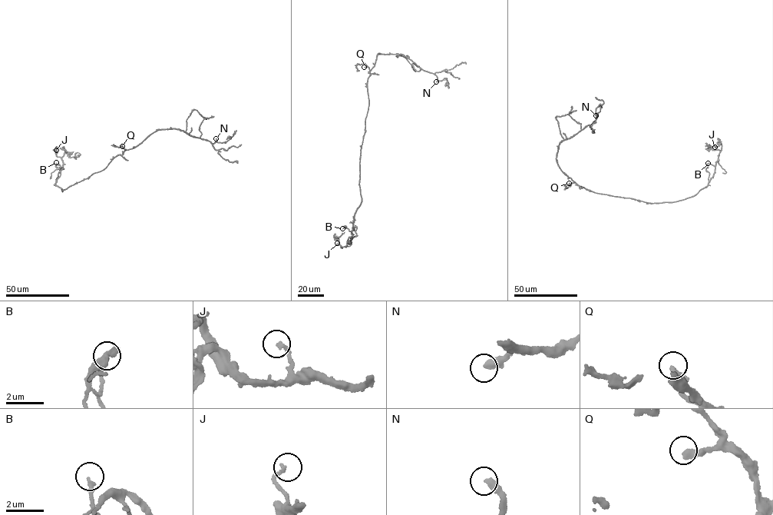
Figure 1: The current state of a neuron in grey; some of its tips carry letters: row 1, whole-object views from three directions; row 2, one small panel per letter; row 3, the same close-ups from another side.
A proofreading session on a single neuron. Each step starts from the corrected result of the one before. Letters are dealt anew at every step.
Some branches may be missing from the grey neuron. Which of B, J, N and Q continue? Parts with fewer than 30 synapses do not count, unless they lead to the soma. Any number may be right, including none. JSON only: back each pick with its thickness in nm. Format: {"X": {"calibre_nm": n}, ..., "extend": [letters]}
{"N": {"calibre_nm": 380}, "extend": ["N"]}

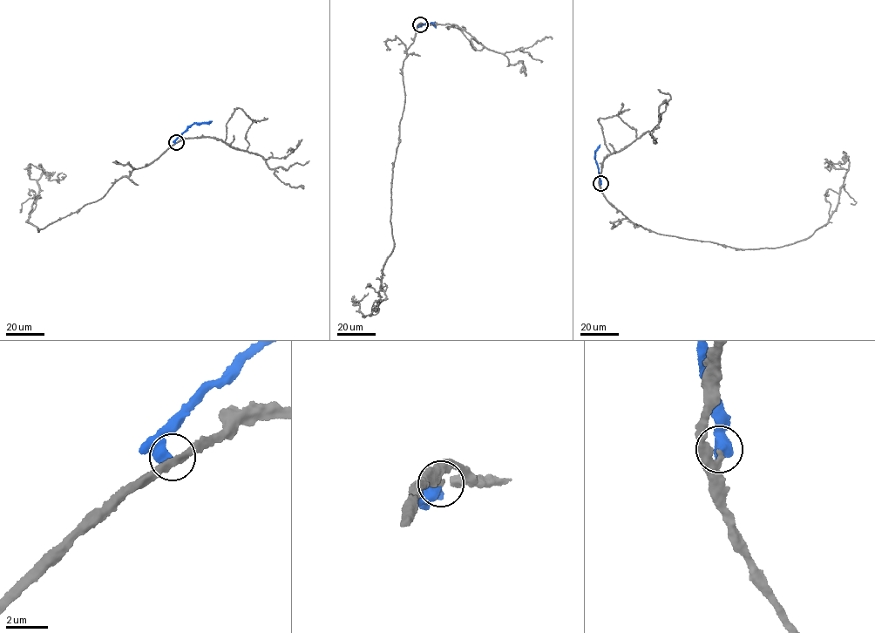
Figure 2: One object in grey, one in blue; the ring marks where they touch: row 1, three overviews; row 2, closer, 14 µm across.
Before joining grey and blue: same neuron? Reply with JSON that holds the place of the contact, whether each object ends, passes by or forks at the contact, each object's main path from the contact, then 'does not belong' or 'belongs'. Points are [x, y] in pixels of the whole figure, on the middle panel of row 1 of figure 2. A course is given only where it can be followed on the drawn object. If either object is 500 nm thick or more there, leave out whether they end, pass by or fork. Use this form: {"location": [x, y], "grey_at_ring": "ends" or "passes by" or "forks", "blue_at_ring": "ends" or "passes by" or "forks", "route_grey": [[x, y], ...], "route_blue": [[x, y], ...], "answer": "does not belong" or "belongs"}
{"location": [420, 24], "grey_at_ring": "ends", "blue_at_ring": "ends", "route_grey": [[420, 24], [403, 68], [404, 104], [391, 186], [394, 245], [370, 315], [386, 296], [383, 286]], "route_blue": [[420, 24], [417, 26], [431, 23], [436, 28]], "answer": "does not belong"}

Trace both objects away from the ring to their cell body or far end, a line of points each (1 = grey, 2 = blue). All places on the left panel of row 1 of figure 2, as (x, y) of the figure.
1: (175, 143), (99, 200), (37, 232), (28, 221), (37, 180), (44, 173), (58, 181), (63, 173)
2: (175, 142), (176, 138), (193, 124), (212, 121)

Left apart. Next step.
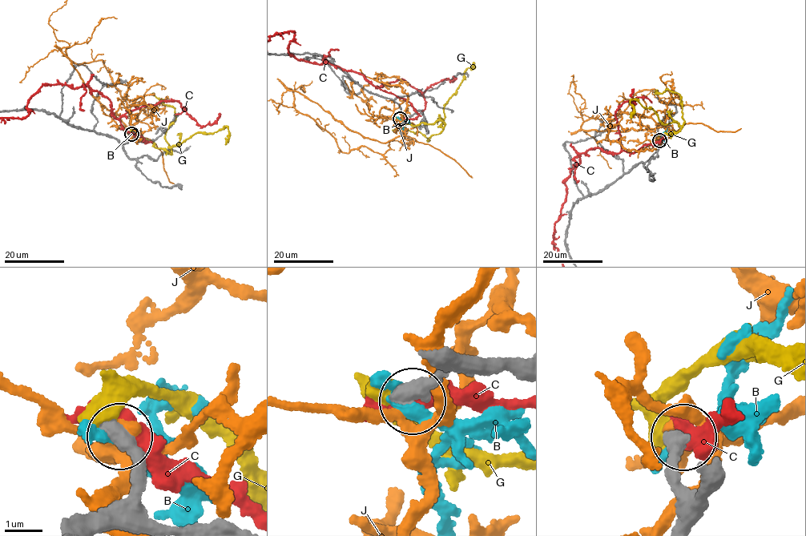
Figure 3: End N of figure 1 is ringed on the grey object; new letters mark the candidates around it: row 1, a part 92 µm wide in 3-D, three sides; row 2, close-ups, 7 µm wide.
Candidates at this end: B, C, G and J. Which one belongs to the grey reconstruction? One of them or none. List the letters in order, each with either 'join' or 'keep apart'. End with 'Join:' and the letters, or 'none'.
B: keep apart
C: keep apart
G: keep apart
J: keep apart
Join: none

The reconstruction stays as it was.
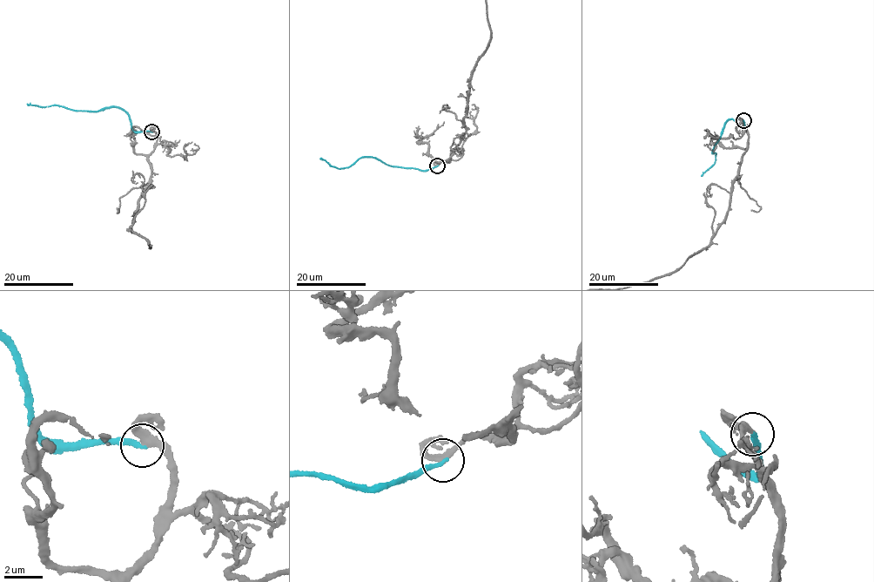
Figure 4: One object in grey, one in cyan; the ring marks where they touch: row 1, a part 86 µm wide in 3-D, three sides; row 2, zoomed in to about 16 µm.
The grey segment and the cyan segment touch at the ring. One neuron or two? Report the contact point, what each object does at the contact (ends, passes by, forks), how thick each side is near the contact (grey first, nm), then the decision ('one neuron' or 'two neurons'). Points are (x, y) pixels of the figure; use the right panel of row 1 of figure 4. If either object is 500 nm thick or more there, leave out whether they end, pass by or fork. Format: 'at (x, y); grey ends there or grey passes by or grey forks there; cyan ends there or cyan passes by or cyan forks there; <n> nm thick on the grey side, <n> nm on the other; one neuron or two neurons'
at (743, 120); grey passes by; cyan ends there; 280 nm thick on the grey side, 240 nm on the other; one neuron

